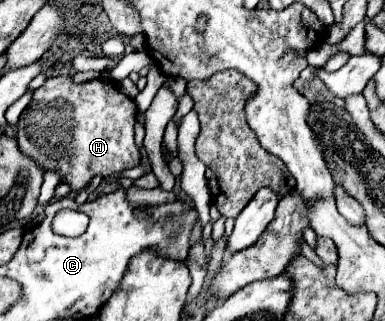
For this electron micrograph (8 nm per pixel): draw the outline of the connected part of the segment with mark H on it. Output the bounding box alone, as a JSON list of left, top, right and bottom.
[16,76,140,192]

